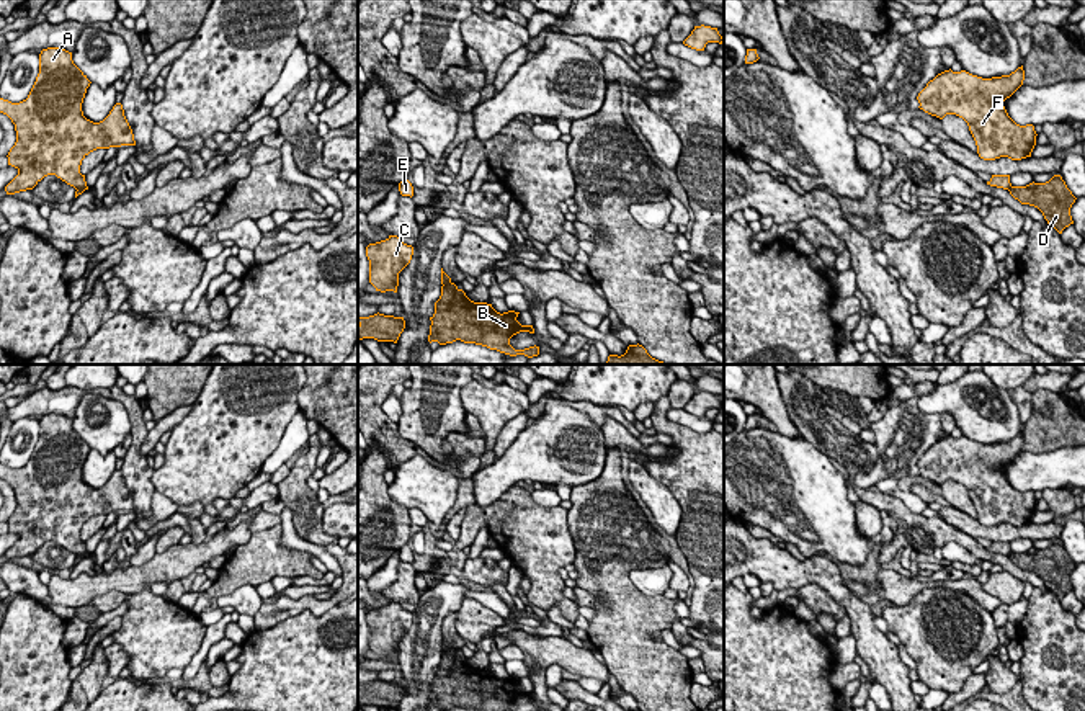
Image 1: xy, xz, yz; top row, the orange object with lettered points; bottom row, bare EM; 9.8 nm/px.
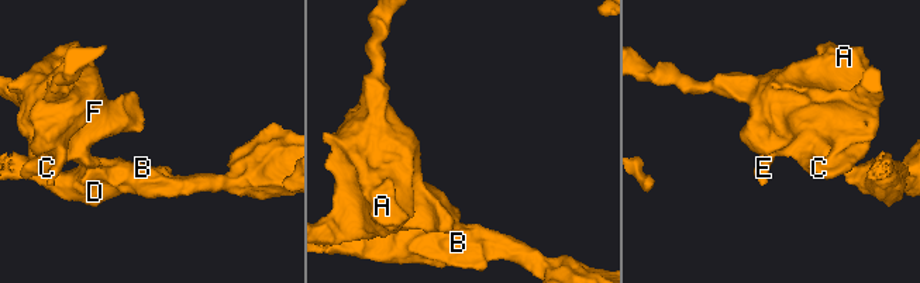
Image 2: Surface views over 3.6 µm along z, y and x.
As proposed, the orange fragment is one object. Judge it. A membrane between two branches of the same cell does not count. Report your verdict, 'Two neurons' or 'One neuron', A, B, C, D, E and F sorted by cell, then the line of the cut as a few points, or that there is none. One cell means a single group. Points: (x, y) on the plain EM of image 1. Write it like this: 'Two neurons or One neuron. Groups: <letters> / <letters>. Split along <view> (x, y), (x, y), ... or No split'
Two neurons. Groups: A C E F / B D. Split along xy (87, 553), (77, 556)

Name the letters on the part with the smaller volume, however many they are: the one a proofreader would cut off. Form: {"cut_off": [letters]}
{"cut_off": ["B", "D"]}

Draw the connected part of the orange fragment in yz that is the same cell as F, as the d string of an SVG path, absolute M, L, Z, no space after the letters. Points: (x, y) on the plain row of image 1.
M1023 432L1010 441L982 445L966 436L944 436L918 459L920 476L943 485L946 481L962 484L984 526L1031 523L1036 512L1033 490L1020 492L1007 479L1003 467L1025 446Z

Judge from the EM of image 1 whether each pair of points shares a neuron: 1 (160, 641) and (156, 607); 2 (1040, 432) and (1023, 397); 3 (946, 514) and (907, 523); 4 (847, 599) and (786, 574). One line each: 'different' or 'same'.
1: same
2: different
3: different
4: same

